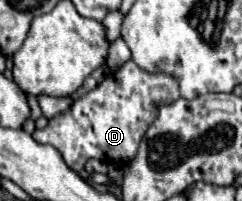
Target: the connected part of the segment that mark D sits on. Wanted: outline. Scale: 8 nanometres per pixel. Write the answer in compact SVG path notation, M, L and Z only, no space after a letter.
M128 60L108 74L94 90L78 98L68 112L50 118L48 126L36 130L32 138L40 144L54 146L74 172L80 172L88 158L128 164L136 156L144 132L156 120L156 108L160 108L160 104L172 104L172 100L178 98L180 94L174 76L164 76L164 72L144 72Z

